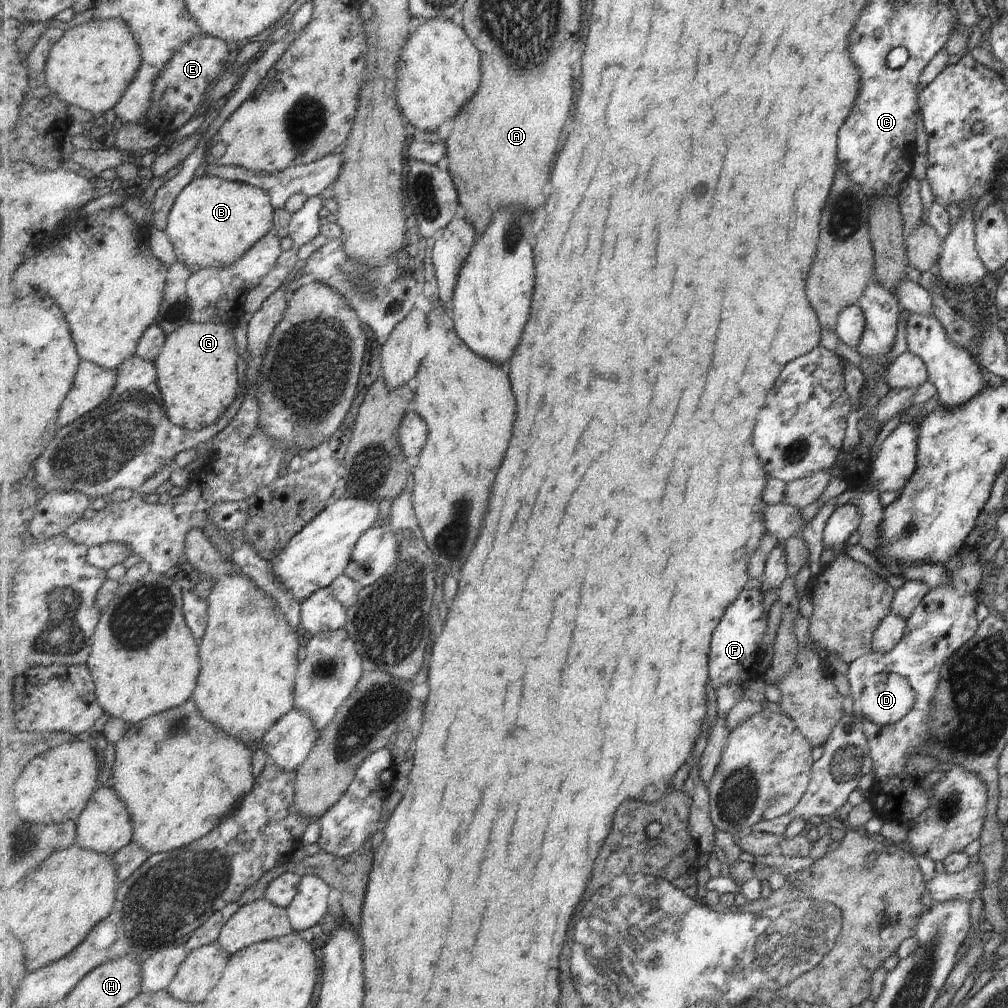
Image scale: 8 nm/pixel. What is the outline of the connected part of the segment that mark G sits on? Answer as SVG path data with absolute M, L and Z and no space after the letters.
M191 320L168 335L161 354L154 360L167 414L181 428L196 431L209 427L233 404L239 388L239 353L232 330L223 323Z

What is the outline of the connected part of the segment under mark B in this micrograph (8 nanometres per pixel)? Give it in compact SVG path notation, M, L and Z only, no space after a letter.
M200 173L195 180L185 187L168 218L167 234L173 243L179 261L183 261L192 273L201 269L222 269L235 264L254 244L275 230L275 208L269 195L253 185L228 181L219 177Z

